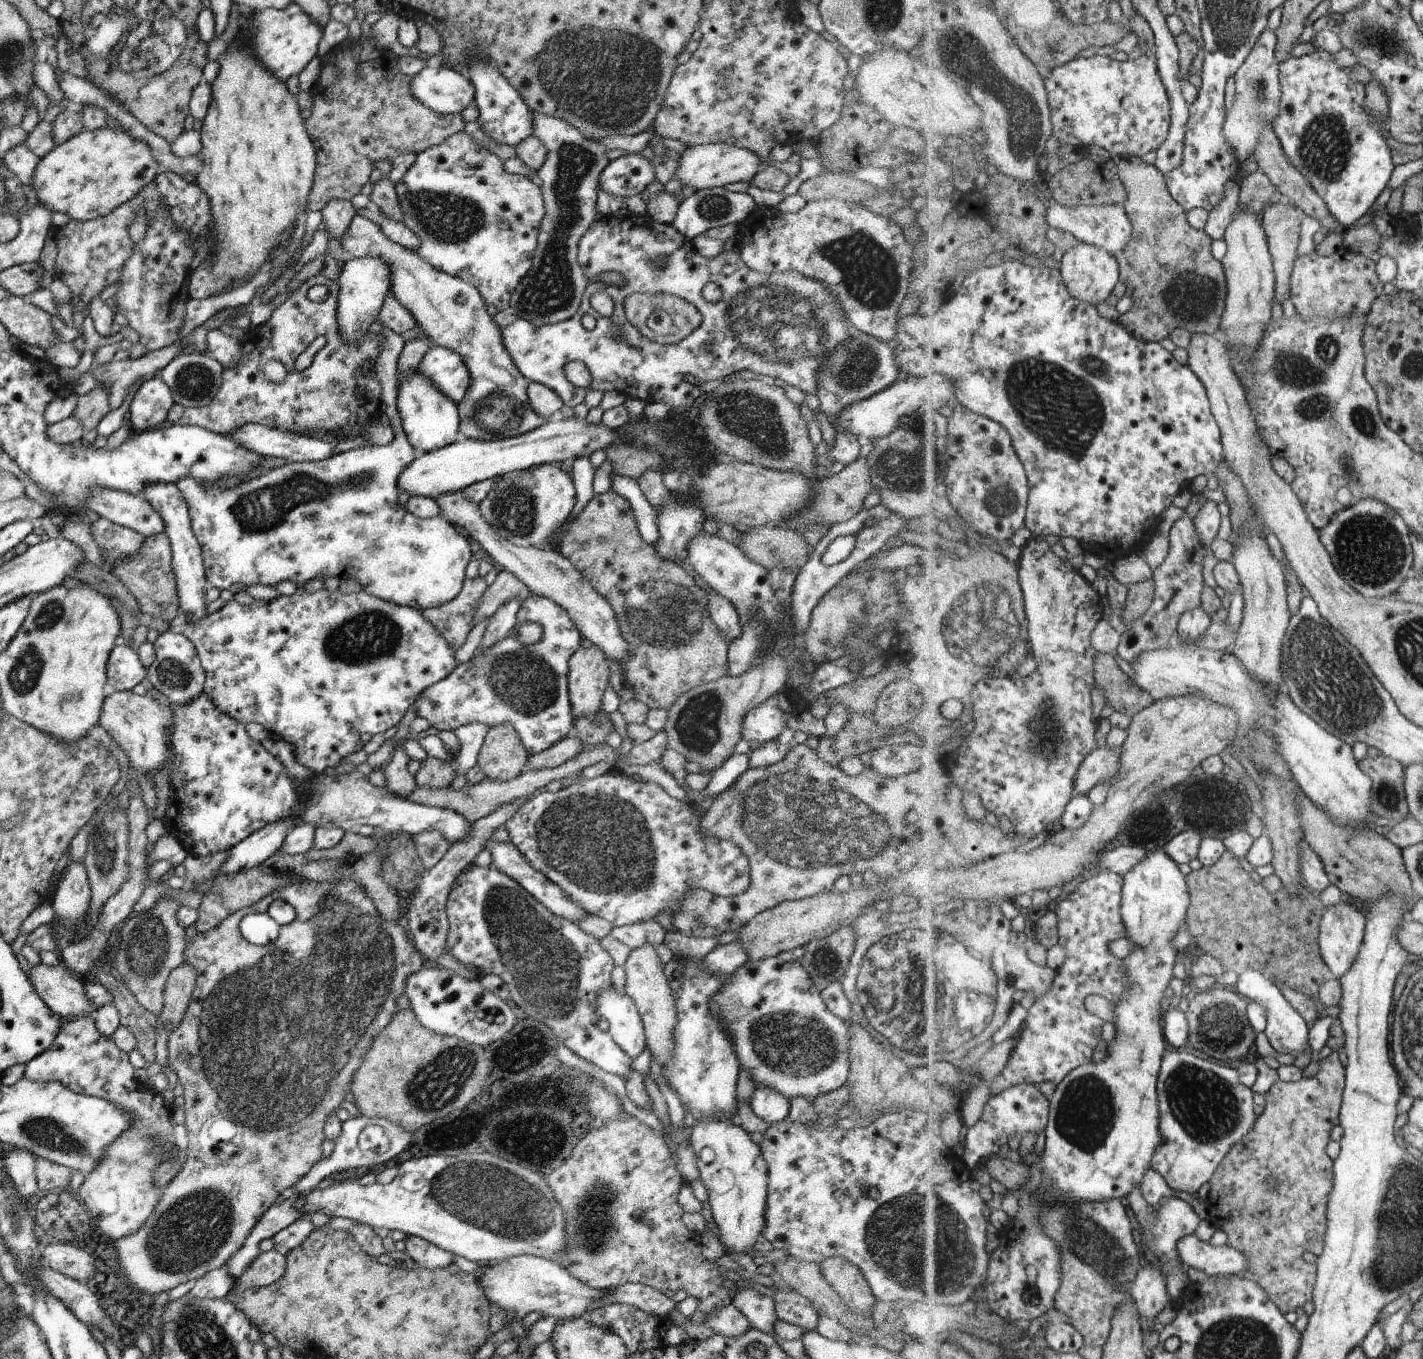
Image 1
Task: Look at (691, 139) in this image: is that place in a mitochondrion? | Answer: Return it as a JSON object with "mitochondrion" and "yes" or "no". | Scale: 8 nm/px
{"mitochondrion":"no"}

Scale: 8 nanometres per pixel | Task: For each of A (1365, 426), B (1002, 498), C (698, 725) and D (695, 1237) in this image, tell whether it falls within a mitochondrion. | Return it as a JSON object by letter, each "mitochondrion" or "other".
{"A":"mitochondrion","B":"mitochondrion","C":"mitochondrion","D":"other"}

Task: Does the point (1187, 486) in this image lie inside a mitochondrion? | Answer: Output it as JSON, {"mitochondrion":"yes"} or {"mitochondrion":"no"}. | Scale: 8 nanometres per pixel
{"mitochondrion":"no"}

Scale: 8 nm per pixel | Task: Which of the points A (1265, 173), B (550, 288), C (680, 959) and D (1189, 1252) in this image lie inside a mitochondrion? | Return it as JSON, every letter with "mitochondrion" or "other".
{"A":"other","B":"mitochondrion","C":"other","D":"other"}

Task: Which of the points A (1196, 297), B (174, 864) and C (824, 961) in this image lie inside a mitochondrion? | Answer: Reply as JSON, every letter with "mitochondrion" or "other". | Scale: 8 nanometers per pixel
{"A":"mitochondrion","B":"other","C":"mitochondrion"}

